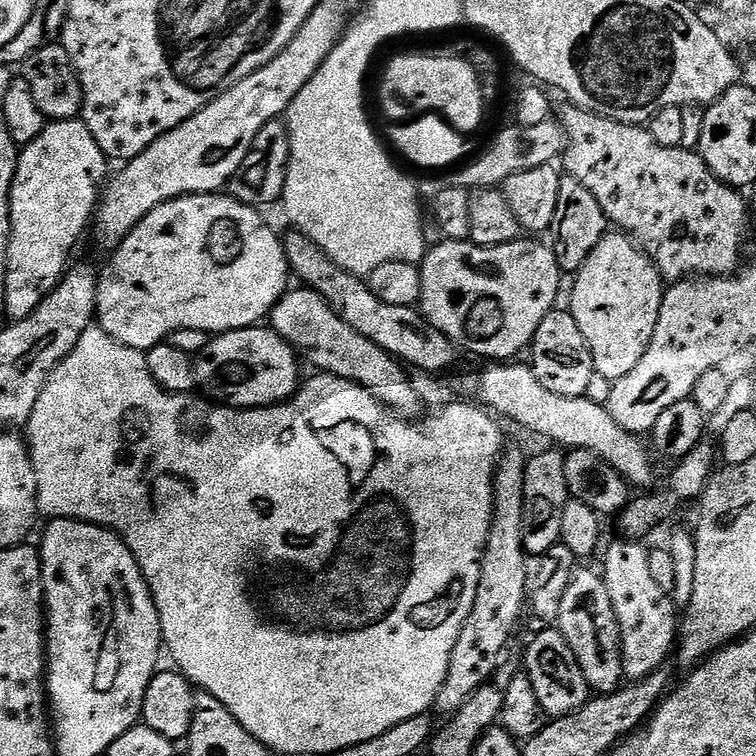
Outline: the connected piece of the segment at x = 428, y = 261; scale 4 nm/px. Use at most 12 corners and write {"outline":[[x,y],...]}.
{"outline":[[536,238],[446,240],[418,267],[418,311],[508,362],[557,307]]}

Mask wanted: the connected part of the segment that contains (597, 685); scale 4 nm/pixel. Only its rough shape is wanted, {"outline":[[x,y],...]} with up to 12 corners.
{"outline":[[581,567],[558,627],[593,693],[621,687],[620,631],[599,571]]}

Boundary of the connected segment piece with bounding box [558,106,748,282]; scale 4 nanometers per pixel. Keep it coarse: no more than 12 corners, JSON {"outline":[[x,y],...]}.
{"outline":[[575,106],[563,171],[665,281],[741,267],[748,204],[699,151]]}

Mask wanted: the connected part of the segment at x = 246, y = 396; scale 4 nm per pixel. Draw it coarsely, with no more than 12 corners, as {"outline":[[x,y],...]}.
{"outline":[[268,326],[221,332],[195,353],[203,395],[270,408],[302,383]]}

